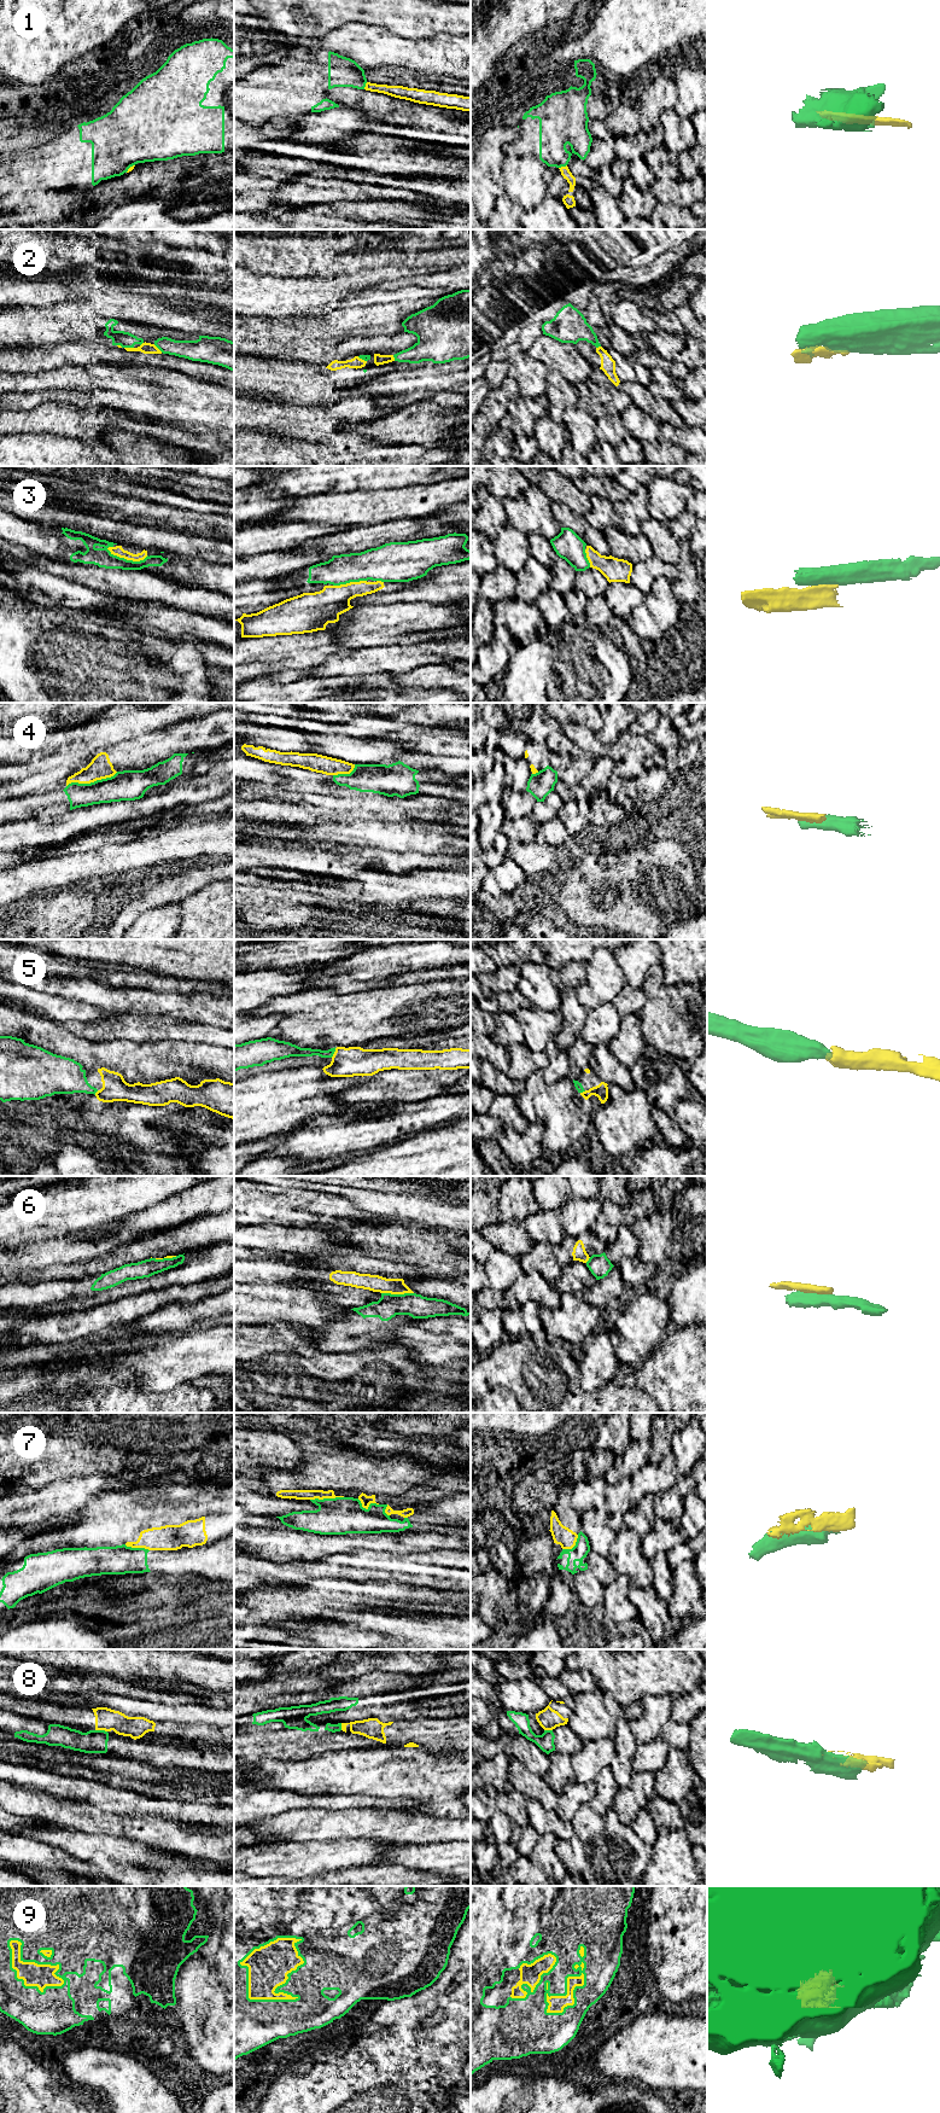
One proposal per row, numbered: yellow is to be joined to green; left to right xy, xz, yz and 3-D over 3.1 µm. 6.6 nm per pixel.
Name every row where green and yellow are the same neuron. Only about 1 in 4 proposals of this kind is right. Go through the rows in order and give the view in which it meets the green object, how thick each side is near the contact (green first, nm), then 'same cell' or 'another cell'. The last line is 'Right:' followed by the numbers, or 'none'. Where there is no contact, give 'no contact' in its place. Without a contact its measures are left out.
1: contact in yz; calibres 240 and 60 nm; another cell
2: contact in xy; calibres 110 and 80 nm; another cell
3: contact in xy; calibres 130 and 70 nm; another cell
4: contact in xy; calibres 200 and 150 nm; another cell
5: contact in xz; calibres 70 and 190 nm; same cell
6: contact in xz; calibres 160 and 110 nm; another cell
7: contact in xz; calibres 260 and 60 nm; another cell
8: contact in xy; calibres 160 and 150 nm; another cell
9: contact in xz; calibres 480 and 280 nm; same cell
Right: 5, 9

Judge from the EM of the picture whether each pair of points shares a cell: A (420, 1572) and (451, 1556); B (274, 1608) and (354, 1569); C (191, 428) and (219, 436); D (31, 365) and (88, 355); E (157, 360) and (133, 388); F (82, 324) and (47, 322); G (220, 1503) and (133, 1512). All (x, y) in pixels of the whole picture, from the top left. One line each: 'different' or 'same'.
A: same
B: different
C: same
D: same
E: different
F: same
G: same

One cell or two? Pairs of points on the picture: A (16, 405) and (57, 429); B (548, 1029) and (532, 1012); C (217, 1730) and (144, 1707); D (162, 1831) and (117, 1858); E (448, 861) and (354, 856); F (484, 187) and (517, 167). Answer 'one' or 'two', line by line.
A: two
B: one
C: two
D: two
E: one
F: two

